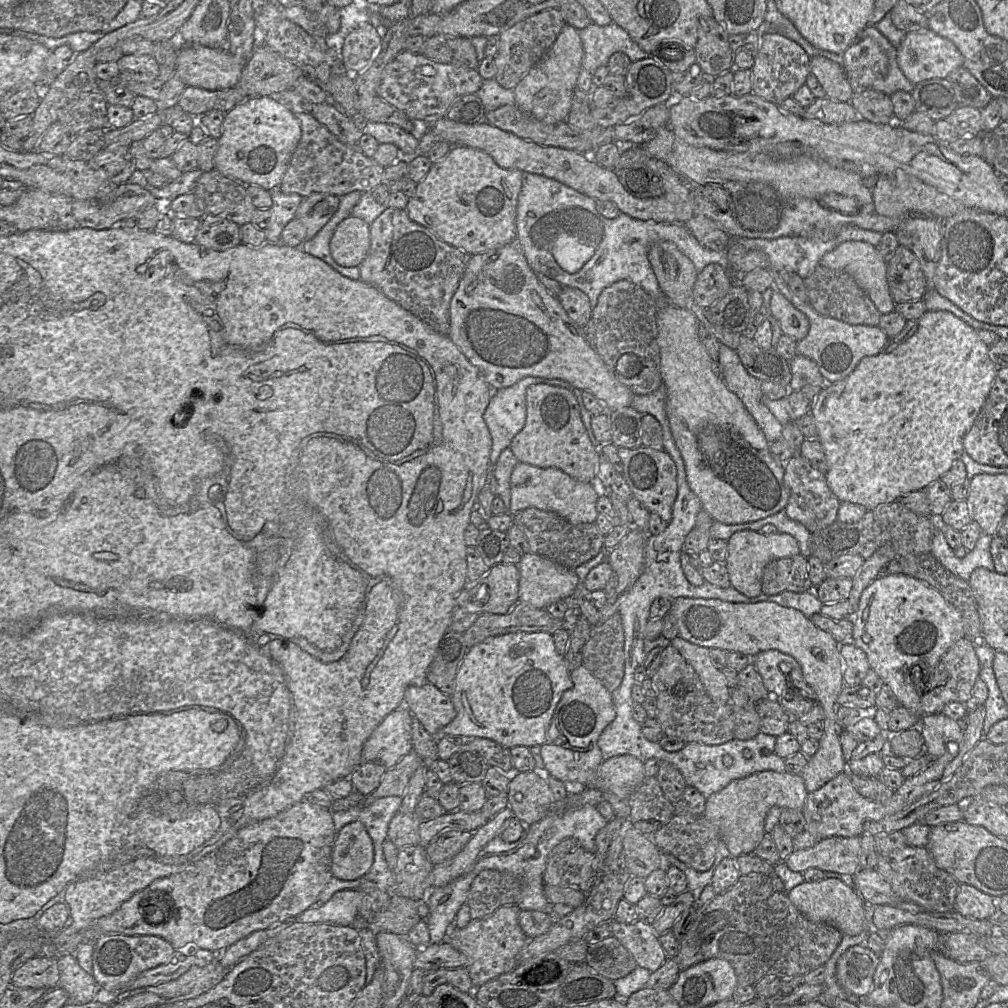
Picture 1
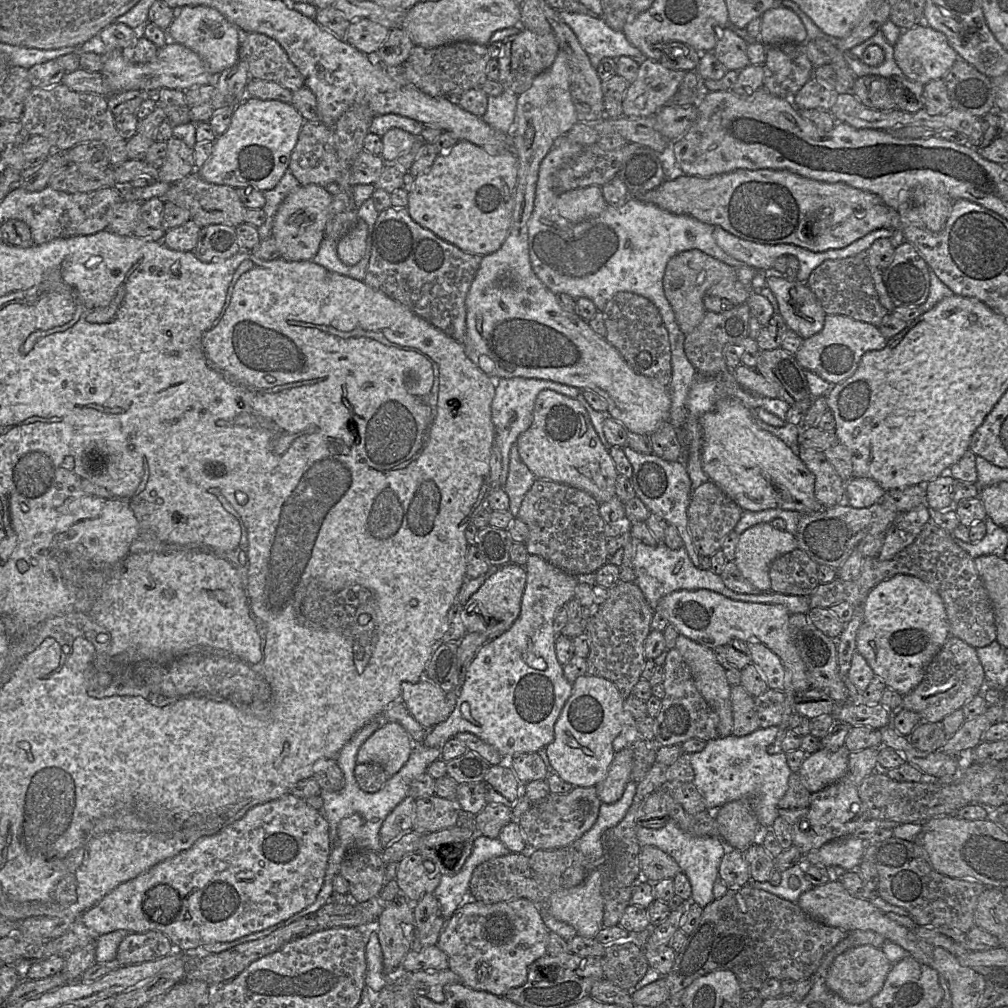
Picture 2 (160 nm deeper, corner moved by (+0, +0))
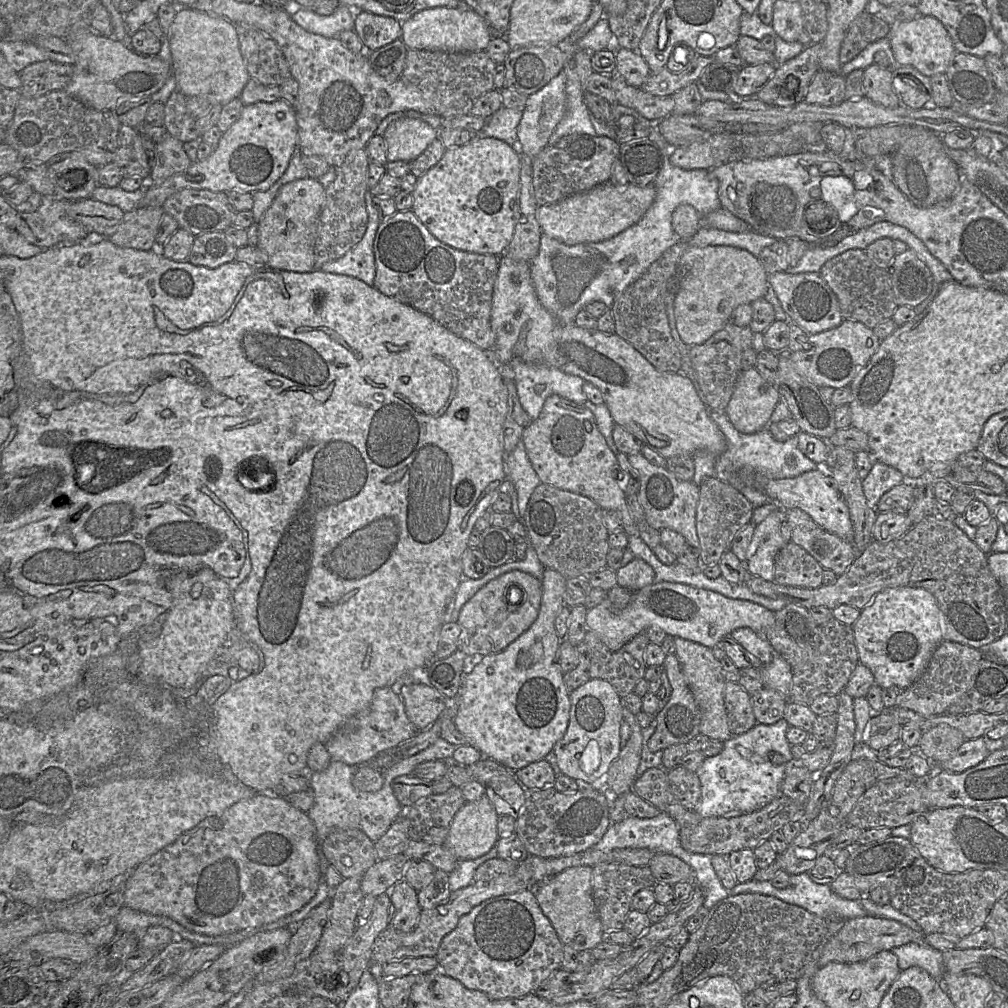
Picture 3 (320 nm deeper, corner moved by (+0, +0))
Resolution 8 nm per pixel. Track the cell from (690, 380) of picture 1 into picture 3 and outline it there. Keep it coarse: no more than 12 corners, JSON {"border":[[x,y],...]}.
{"border":[[818,465],[795,478],[761,480],[780,508],[799,508],[852,543],[849,508]]}

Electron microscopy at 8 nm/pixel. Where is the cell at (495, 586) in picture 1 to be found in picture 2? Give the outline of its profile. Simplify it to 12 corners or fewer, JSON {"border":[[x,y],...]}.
{"border":[[501,566],[464,605],[466,631],[489,640],[520,615],[523,566]]}

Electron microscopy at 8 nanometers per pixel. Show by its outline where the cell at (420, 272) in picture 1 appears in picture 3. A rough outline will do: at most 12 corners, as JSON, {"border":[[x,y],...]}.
{"border":[[380,221],[373,286],[492,350],[499,256]]}

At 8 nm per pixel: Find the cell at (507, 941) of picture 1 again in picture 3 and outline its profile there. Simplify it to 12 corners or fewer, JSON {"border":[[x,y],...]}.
{"border":[[534,889],[483,901],[442,939],[438,969],[491,999],[561,969]]}

